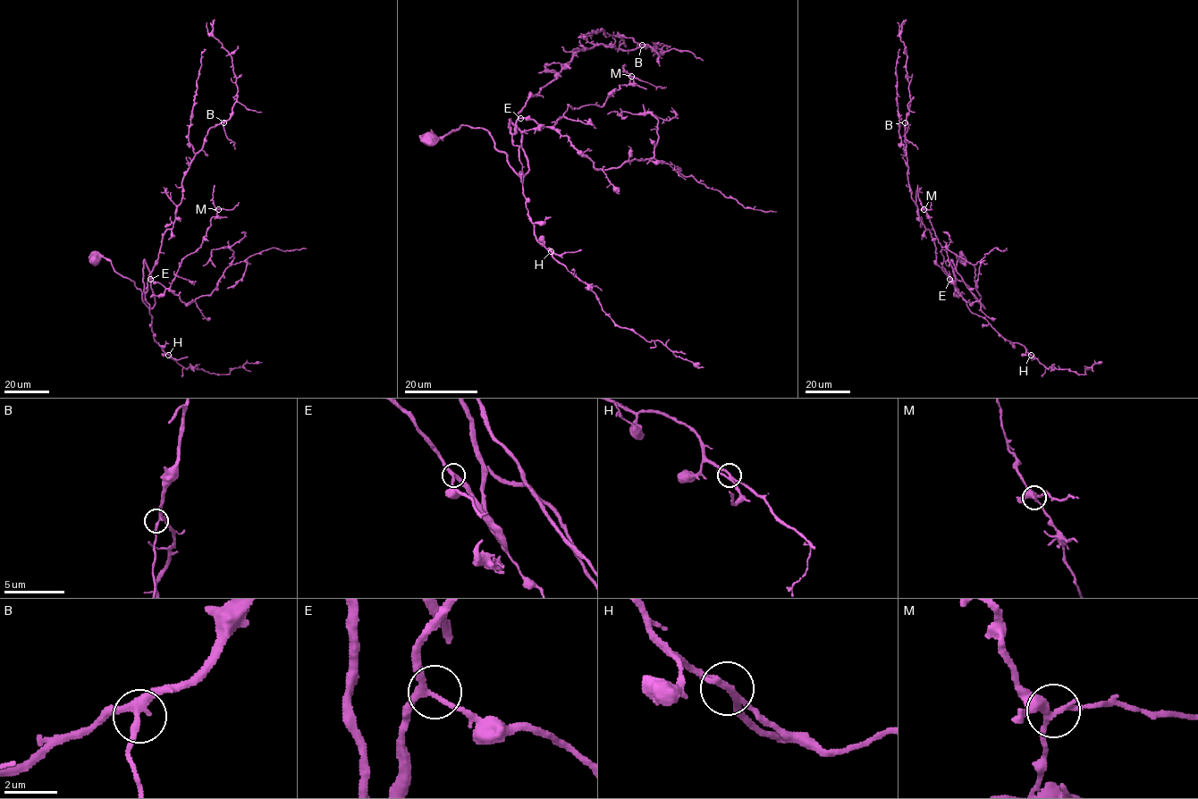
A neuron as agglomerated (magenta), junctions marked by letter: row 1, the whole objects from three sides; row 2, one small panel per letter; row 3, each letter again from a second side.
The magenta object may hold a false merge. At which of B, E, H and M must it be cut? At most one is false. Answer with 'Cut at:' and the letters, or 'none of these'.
Cut at: none of these

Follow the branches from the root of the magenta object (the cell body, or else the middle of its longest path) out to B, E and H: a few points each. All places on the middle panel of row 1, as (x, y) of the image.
B: (430, 138), (485, 129), (524, 175), (522, 132), (508, 122), (514, 133), (525, 103), (576, 48), (642, 45)
E: (430, 138), (461, 125), (485, 129), (524, 175), (522, 132), (509, 120), (508, 126), (514, 133), (520, 118)
H: (430, 138), (461, 125), (485, 129), (524, 175), (522, 132), (509, 120), (534, 235), (550, 251)

